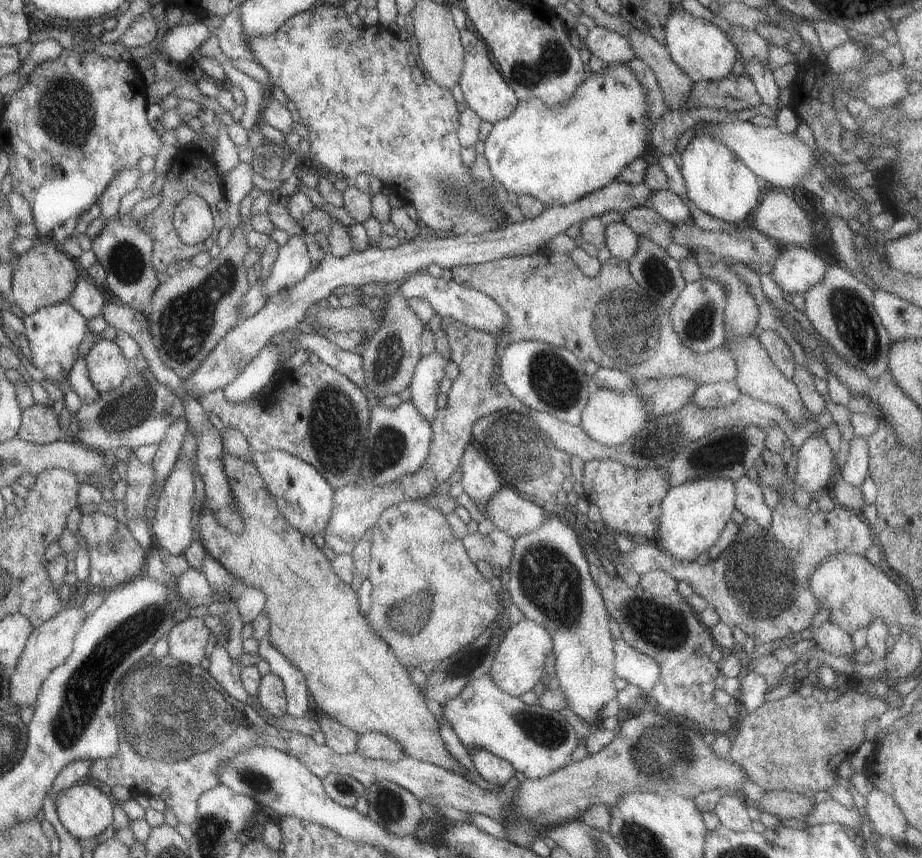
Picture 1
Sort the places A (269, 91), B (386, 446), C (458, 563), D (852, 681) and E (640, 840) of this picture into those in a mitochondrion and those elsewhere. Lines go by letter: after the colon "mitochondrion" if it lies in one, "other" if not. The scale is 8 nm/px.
A: other
B: mitochondrion
C: other
D: other
E: mitochondrion

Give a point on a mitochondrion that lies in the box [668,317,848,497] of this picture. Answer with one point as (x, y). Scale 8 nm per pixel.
(714, 454)

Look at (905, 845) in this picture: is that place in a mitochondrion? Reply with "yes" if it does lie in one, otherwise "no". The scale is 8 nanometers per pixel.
no

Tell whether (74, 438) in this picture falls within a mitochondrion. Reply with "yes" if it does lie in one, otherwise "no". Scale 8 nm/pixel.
no

